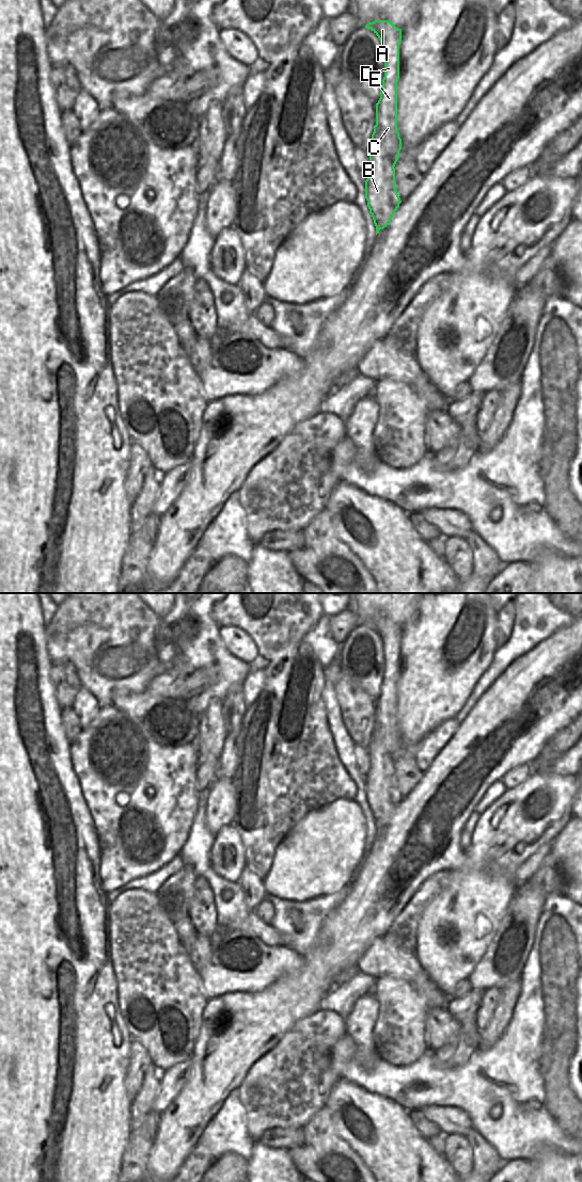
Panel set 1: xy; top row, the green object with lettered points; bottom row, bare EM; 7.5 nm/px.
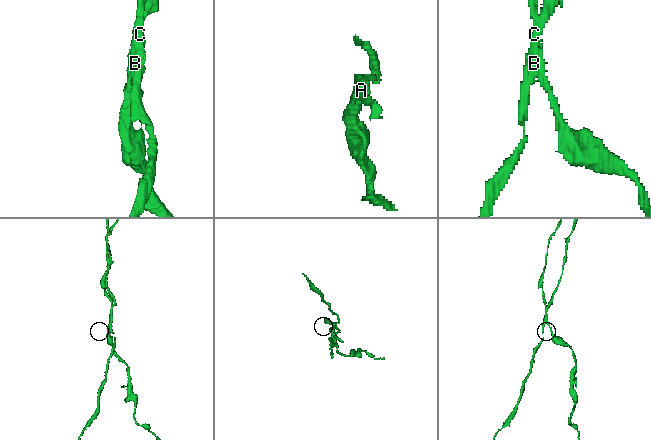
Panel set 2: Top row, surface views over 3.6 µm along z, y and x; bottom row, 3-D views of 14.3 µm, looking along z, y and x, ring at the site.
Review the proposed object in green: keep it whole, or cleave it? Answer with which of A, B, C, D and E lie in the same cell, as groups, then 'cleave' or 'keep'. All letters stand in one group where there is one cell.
A C D E / B | cleave

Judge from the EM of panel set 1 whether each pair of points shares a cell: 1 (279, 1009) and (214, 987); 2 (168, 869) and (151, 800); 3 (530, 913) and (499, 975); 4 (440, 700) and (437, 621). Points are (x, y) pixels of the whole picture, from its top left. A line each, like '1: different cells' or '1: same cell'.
1: different cells
2: different cells
3: same cell
4: same cell

